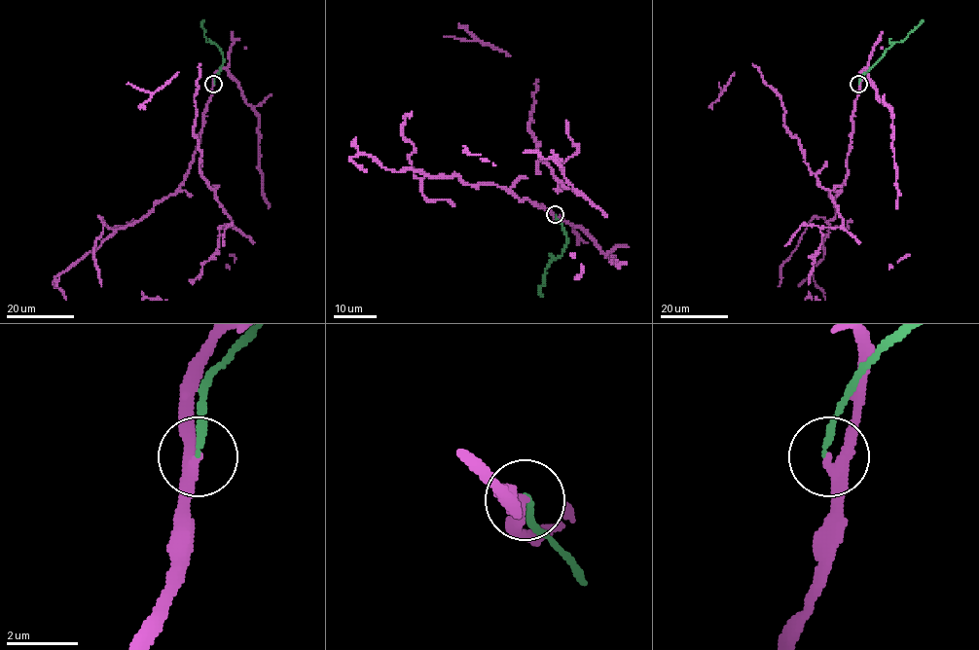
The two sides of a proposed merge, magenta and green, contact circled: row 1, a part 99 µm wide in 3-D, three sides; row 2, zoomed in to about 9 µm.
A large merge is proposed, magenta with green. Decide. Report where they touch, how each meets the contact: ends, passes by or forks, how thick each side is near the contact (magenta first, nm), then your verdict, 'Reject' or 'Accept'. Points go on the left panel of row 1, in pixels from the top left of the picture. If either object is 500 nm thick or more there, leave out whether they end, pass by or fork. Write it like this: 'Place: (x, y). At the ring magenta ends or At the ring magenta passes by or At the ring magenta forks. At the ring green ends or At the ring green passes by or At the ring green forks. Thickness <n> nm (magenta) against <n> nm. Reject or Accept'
Place: (213, 84). At the ring magenta passes by. At the ring green ends. Thickness 300 nm (magenta) against 170 nm. Reject

